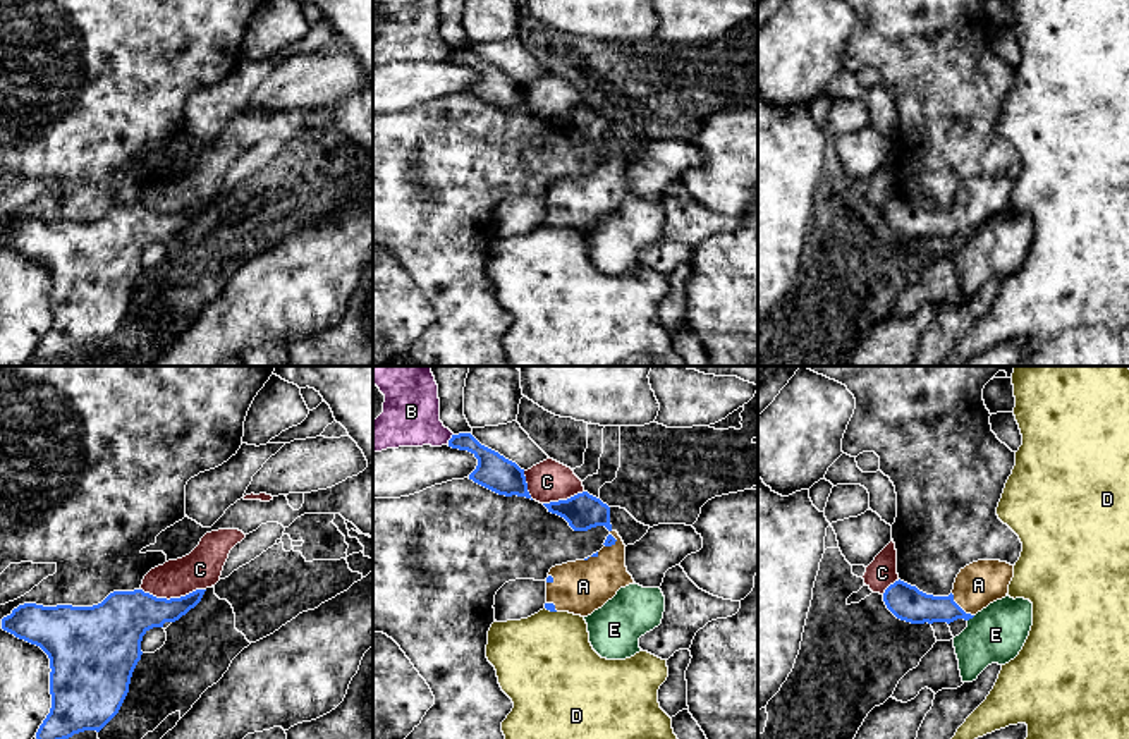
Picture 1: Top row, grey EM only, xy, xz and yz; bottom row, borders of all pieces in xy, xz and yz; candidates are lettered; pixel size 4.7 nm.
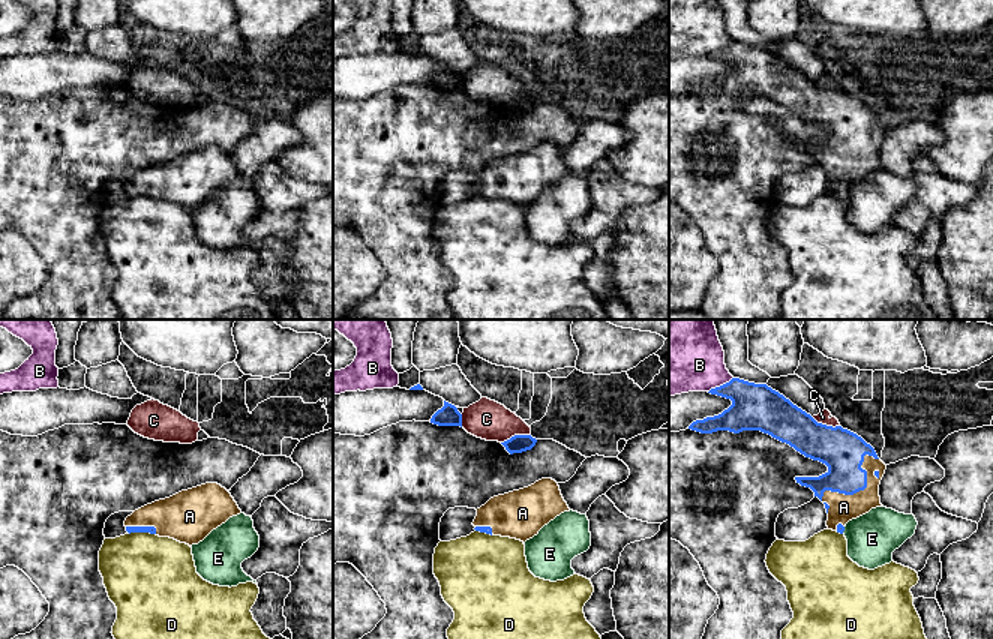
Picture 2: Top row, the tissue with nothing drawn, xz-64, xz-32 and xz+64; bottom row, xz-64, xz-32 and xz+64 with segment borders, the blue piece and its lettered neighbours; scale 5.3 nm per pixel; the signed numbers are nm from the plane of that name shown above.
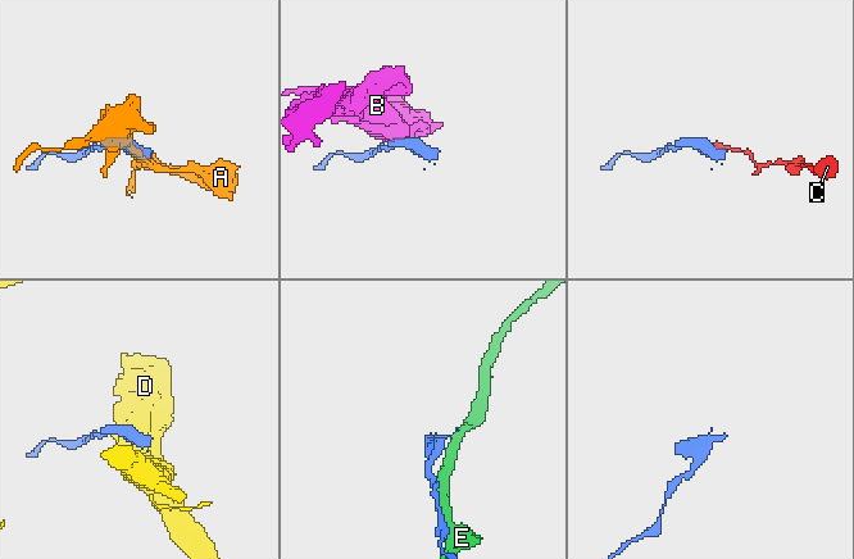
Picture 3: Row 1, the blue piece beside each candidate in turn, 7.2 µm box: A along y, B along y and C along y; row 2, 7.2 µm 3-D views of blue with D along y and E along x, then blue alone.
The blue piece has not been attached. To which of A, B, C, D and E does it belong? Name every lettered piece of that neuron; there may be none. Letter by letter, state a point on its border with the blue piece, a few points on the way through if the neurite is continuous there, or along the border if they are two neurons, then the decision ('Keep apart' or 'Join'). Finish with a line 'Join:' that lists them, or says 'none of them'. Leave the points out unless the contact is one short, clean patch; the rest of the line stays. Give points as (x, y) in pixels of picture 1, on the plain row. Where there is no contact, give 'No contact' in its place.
A: Touches blue at yz (959, 222). Join
B: Touches blue at xz (451, 54). Keep apart
C: Touches blue at xy (174, 213). Boundary: xy (141, 203), (167, 213), (179, 213), (196, 205), (205, 205). Keep apart
D: Touches blue at xz (550, 225). Boundary: xz (545, 222), (555, 227). Keep apart
E: Touches blue at yz (971, 232). Keep apart
Join: A

